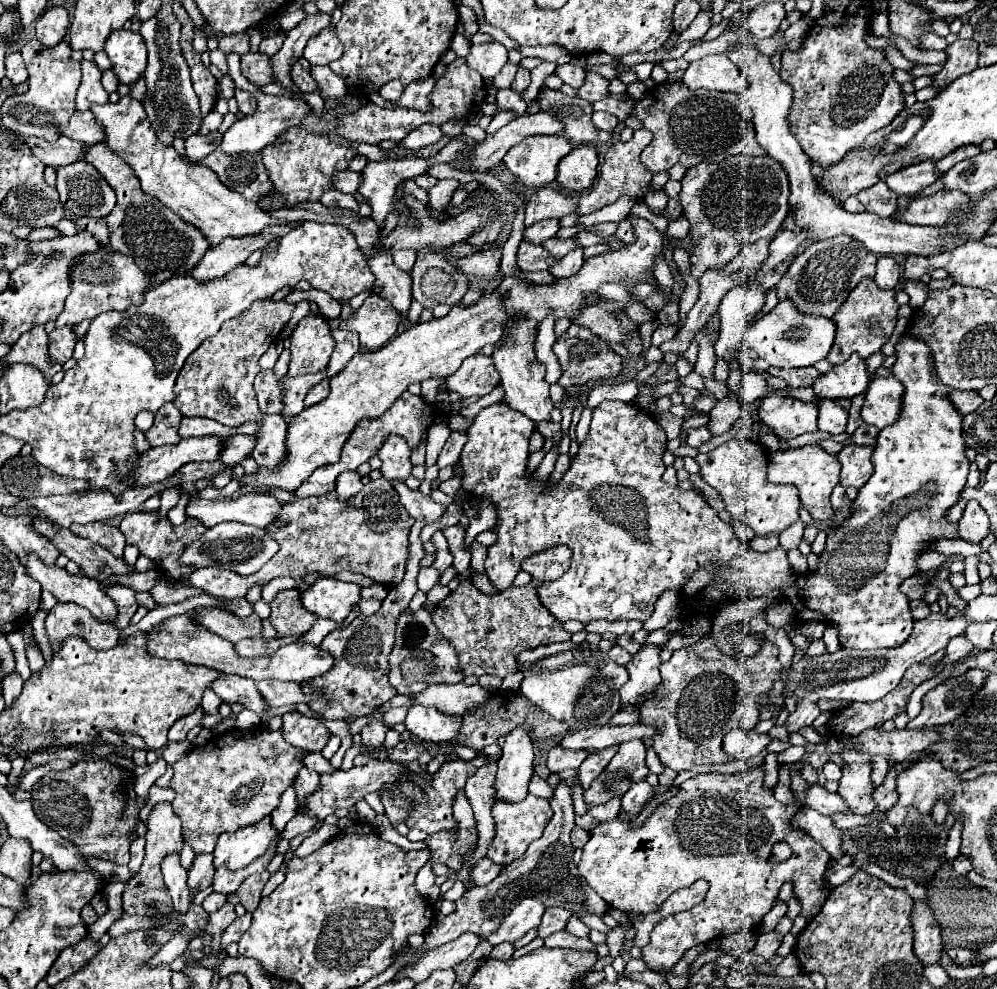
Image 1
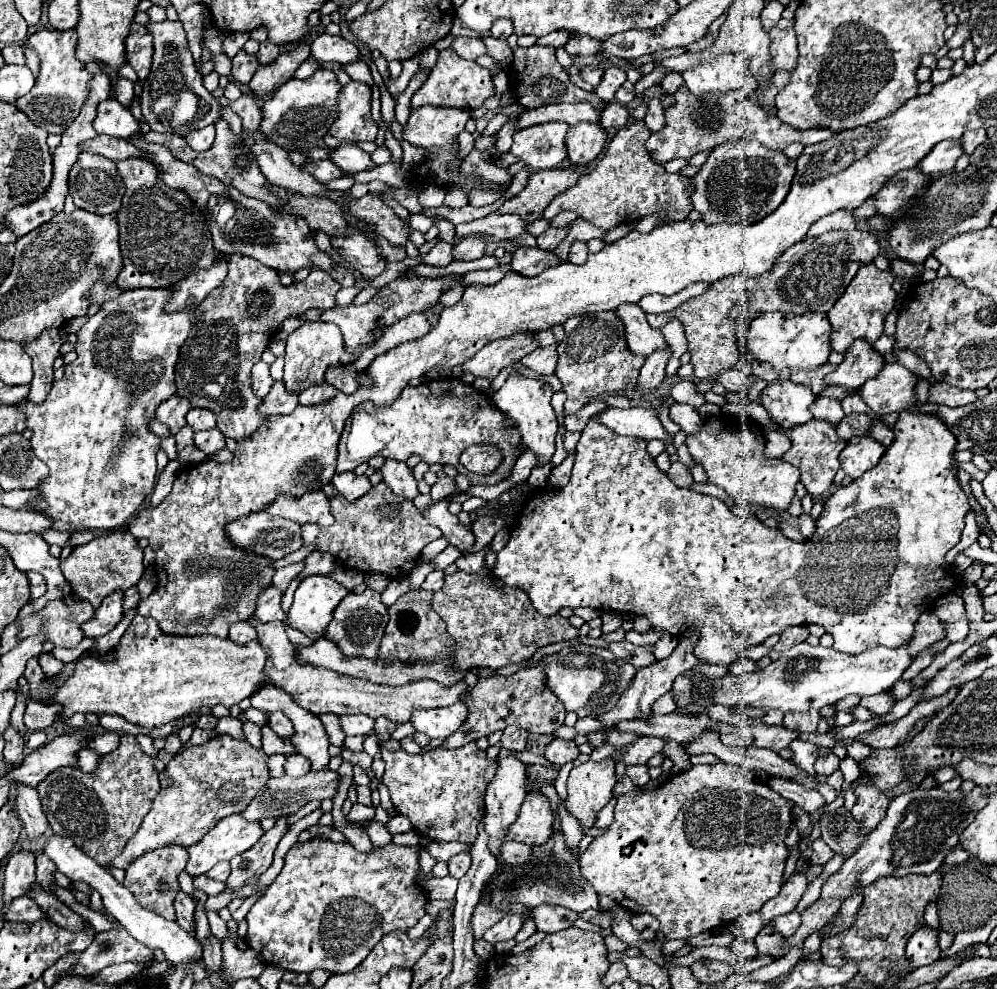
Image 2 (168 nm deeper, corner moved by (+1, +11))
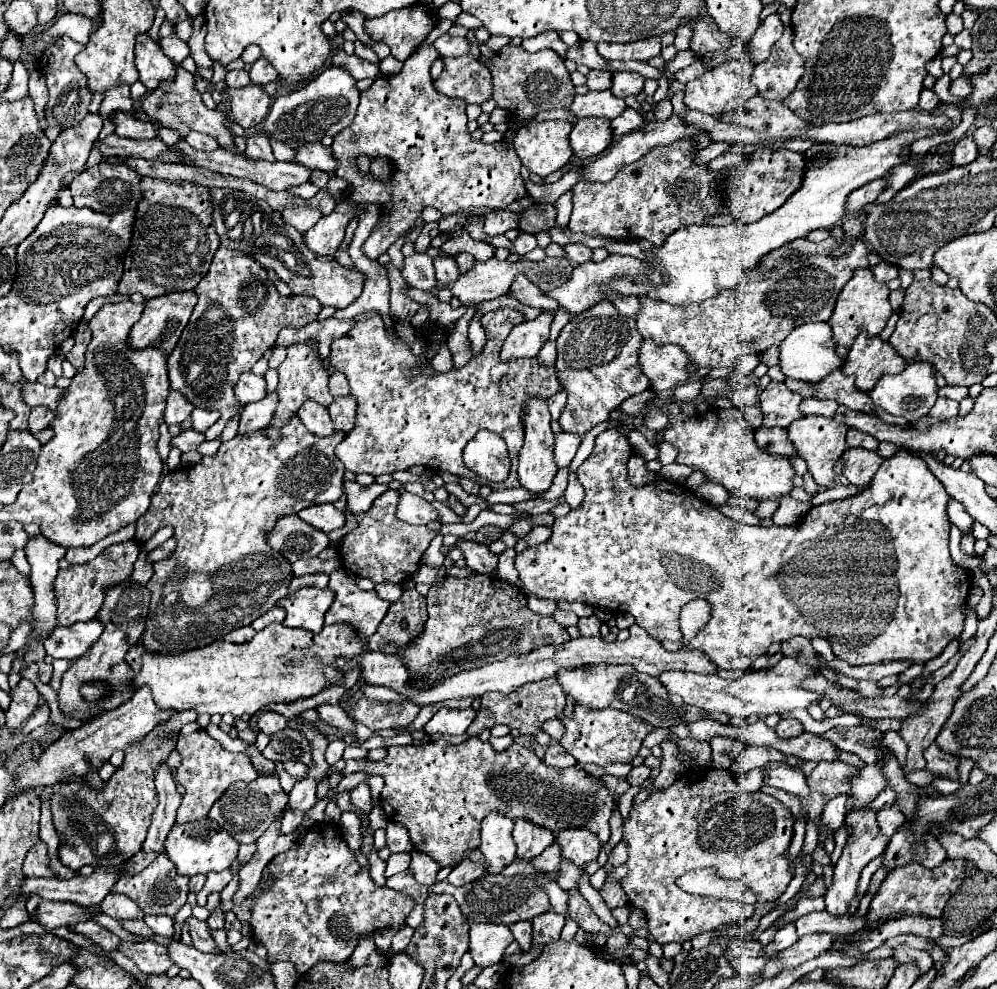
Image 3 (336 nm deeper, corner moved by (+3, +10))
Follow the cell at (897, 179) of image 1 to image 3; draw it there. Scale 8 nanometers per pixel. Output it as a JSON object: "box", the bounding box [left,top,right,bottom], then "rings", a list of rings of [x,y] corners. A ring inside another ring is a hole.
{"box":[951,134,979,166],"rings":[[[971,134],[963,136],[963,138],[957,142],[957,146],[955,146],[953,154],[951,154],[953,166],[965,166],[965,164],[971,164],[971,162],[977,160],[977,158],[979,158],[979,146],[975,144],[975,140],[973,140]]]}

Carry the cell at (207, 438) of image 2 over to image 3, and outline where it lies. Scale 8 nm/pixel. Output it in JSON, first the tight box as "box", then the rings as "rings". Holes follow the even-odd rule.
{"box":[171,428,205,452],"rings":[[[191,428],[191,430],[183,430],[179,436],[171,438],[171,446],[179,448],[181,452],[189,452],[189,450],[195,450],[203,440],[205,440],[205,436]]]}

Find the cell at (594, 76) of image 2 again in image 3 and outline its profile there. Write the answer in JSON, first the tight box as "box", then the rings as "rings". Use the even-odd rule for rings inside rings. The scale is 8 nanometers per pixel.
{"box":[587,70,613,90],"rings":[[[591,70],[587,74],[587,86],[589,90],[607,90],[611,88],[611,78],[613,74],[607,70]]]}

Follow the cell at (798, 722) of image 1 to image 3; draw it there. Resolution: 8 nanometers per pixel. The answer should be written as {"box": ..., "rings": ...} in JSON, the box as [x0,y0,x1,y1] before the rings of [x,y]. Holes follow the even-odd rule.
{"box":[775,718,803,738],"rings":[[[787,718],[787,720],[781,720],[777,726],[775,726],[775,732],[779,738],[795,738],[799,734],[803,734],[803,726],[799,720],[793,720],[793,718]]]}

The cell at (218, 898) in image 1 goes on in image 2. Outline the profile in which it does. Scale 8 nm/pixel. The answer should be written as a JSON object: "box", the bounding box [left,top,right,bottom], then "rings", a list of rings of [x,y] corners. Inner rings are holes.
{"box":[195,875,225,895],"rings":[[[205,875],[195,877],[195,887],[197,887],[197,889],[201,889],[205,895],[219,895],[219,893],[225,889],[225,885],[223,885],[223,883],[213,881],[213,879],[205,877]]]}

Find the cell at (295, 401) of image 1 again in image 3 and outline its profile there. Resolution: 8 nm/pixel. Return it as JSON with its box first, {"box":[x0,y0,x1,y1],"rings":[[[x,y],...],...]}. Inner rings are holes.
{"box":[239,392,277,434],"rings":[[[273,392],[255,404],[247,404],[241,412],[239,434],[247,434],[247,432],[265,428],[267,422],[271,420],[271,414],[275,412],[275,402],[277,402],[277,394]]]}

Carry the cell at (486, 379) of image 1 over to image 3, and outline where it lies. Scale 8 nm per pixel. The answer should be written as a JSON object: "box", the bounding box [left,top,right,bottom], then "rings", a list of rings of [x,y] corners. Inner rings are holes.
{"box":[501,312,553,358],"rings":[[[541,312],[535,320],[515,326],[503,344],[501,358],[535,358],[543,344],[549,340],[551,322],[553,312]]]}

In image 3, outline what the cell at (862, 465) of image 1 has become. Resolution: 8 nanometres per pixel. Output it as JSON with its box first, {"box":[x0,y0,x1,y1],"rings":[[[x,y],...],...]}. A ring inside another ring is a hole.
{"box":[843,448,883,488],"rings":[[[847,448],[845,454],[843,454],[843,476],[853,486],[865,488],[865,486],[871,484],[881,462],[883,462],[883,458],[879,458],[877,452]]]}

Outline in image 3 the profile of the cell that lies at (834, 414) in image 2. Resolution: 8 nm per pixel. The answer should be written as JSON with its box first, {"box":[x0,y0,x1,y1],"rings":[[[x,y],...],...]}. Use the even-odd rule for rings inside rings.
{"box":[801,398,837,416],"rings":[[[807,398],[801,402],[801,412],[805,416],[815,414],[815,416],[833,416],[837,410],[837,402],[835,400],[819,400],[819,398]]]}

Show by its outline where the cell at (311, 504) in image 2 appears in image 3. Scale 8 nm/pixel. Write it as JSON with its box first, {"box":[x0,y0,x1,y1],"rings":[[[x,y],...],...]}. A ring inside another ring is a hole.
{"box":[299,504,345,532],"rings":[[[323,504],[323,506],[309,506],[307,510],[299,512],[299,518],[309,522],[311,526],[323,530],[323,532],[333,532],[337,528],[345,526],[345,514],[337,510],[333,504]]]}

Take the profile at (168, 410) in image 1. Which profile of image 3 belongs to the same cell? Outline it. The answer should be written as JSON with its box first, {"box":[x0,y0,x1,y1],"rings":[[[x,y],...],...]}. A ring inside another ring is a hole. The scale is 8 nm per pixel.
{"box":[165,390,195,424],"rings":[[[171,390],[167,396],[167,408],[165,408],[165,422],[167,424],[181,424],[185,418],[191,416],[195,406],[191,406],[191,402],[187,402],[187,398],[183,394],[179,394],[177,390]]]}

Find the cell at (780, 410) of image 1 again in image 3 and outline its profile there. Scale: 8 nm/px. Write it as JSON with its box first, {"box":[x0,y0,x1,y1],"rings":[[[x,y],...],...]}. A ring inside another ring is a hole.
{"box":[761,380,803,428],"rings":[[[771,380],[769,386],[761,392],[761,412],[763,412],[763,426],[773,428],[781,426],[787,428],[791,422],[803,418],[799,410],[801,396],[791,392],[783,382]]]}

